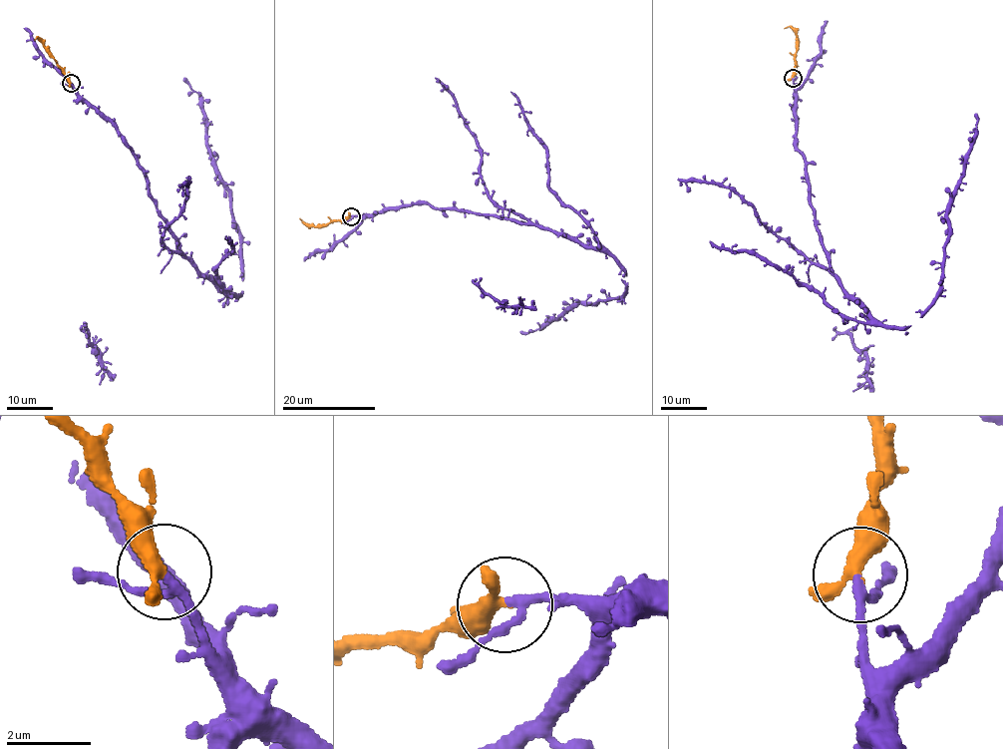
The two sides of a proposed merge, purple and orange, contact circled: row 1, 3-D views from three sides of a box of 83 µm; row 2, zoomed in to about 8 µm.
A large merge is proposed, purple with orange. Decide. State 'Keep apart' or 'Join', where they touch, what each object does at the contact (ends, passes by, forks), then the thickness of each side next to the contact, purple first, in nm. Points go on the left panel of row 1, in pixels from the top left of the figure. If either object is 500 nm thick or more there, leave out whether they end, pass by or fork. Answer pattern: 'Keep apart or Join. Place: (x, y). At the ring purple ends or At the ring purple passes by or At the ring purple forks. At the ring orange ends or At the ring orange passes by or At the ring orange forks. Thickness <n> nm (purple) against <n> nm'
Join. Place: (71, 83). At the ring purple passes by. At the ring orange passes by. Thickness 170 nm (purple) against 320 nm

